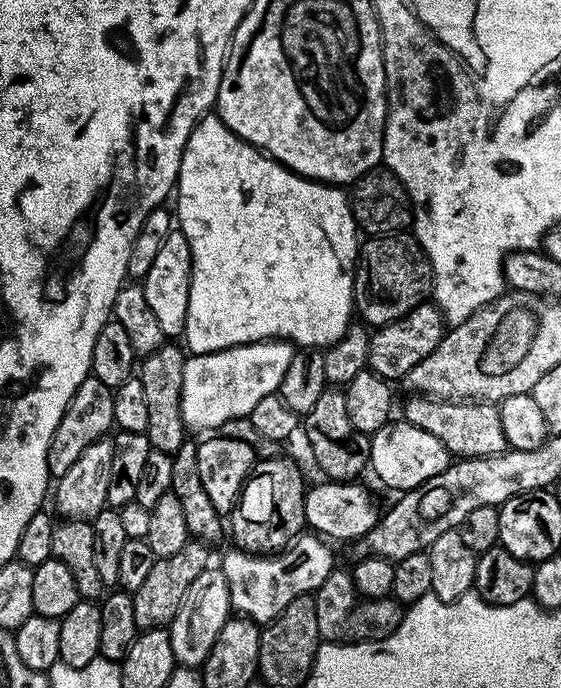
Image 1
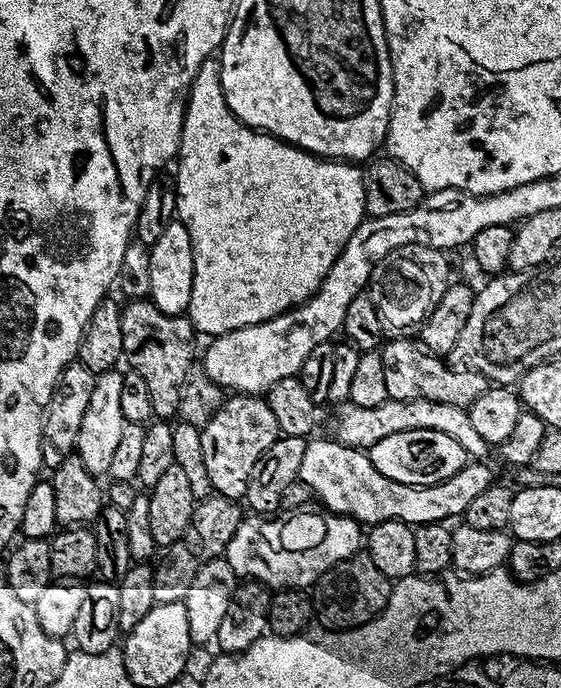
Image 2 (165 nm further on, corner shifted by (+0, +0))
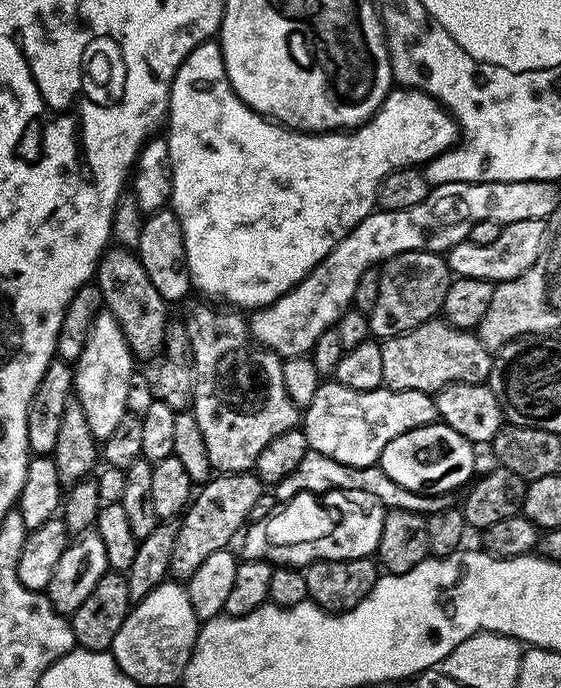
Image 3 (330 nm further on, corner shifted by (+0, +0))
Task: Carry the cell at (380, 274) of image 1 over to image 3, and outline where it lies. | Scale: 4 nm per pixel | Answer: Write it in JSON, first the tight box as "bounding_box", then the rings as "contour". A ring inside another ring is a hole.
{"bounding_box":[368,252,450,337],"contour":[[[400,252],[383,261],[377,301],[368,316],[368,331],[373,337],[401,336],[422,322],[433,319],[443,309],[450,283],[448,261],[435,252]]]}

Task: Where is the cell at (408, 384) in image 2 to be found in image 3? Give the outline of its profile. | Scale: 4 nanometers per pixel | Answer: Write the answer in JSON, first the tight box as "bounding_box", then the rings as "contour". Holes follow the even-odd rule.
{"bounding_box":[380,318,493,393],"contour":[[[443,318],[422,322],[401,336],[387,337],[380,344],[382,378],[387,387],[435,393],[445,384],[482,384],[492,372],[493,353],[481,342],[475,331],[455,328]]]}

